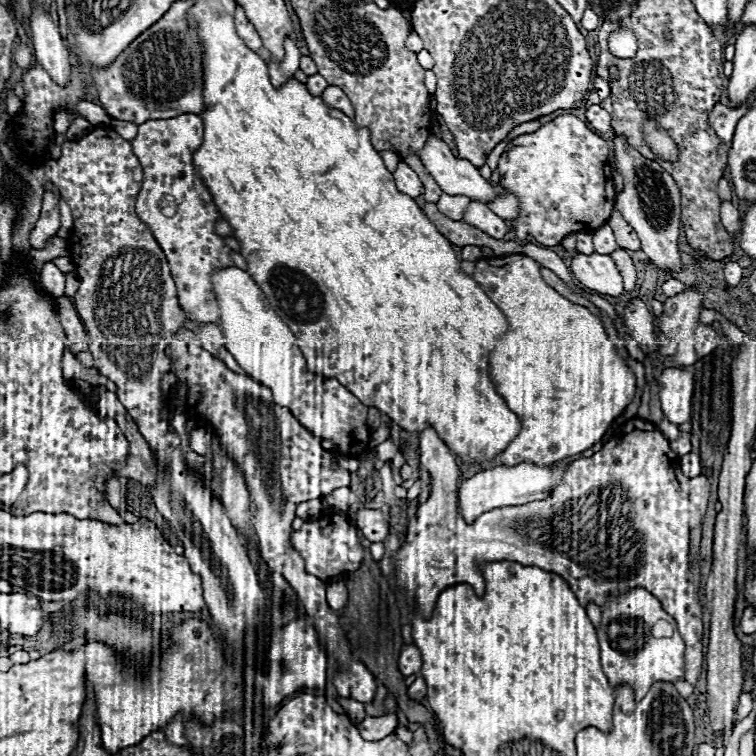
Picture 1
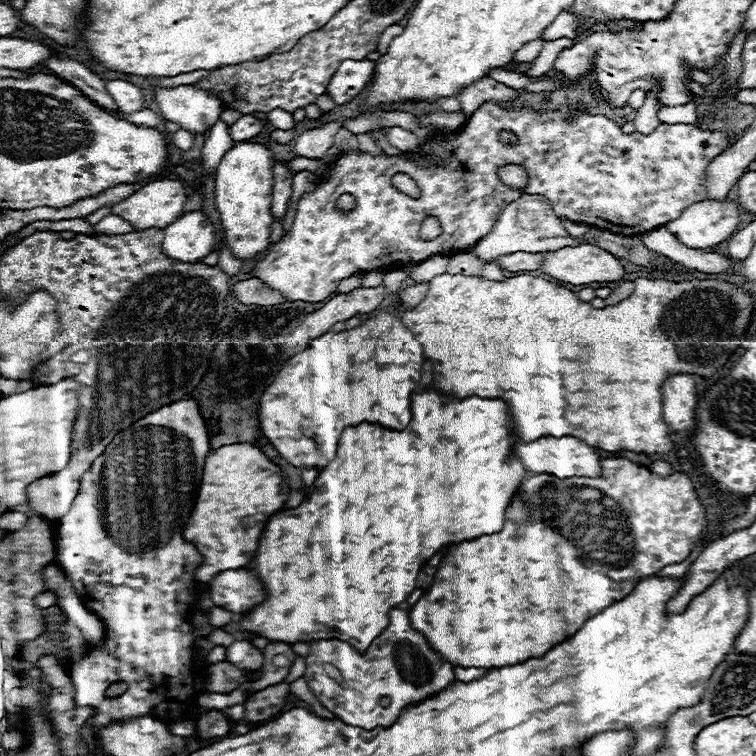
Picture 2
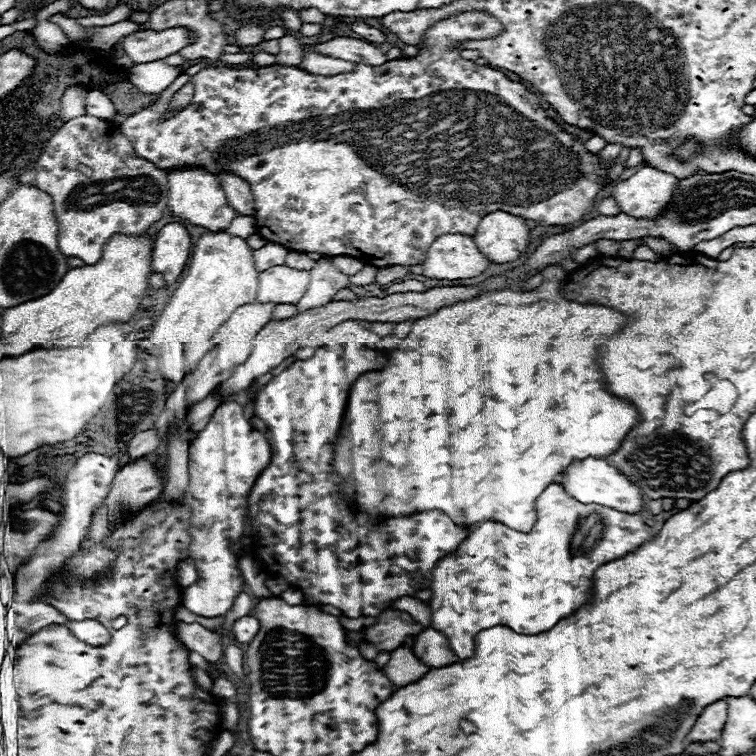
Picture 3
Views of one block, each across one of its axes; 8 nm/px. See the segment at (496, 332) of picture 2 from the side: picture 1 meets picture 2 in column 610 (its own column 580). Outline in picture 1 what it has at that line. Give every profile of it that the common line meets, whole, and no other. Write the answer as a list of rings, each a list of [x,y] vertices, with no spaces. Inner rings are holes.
[[[510,254],[498,258],[480,258],[476,262],[476,272],[472,274],[472,278],[508,320],[508,334],[496,340],[494,350],[488,356],[488,372],[498,394],[522,422],[520,434],[512,440],[504,454],[498,454],[490,460],[490,466],[502,464],[502,458],[508,462],[502,466],[514,466],[520,462],[554,466],[560,460],[580,454],[604,436],[614,418],[620,416],[634,398],[634,372],[618,356],[614,344],[608,340],[602,328],[602,322],[584,306],[566,300],[554,288],[550,288],[542,280],[540,268],[542,266],[536,260],[524,254]]]

